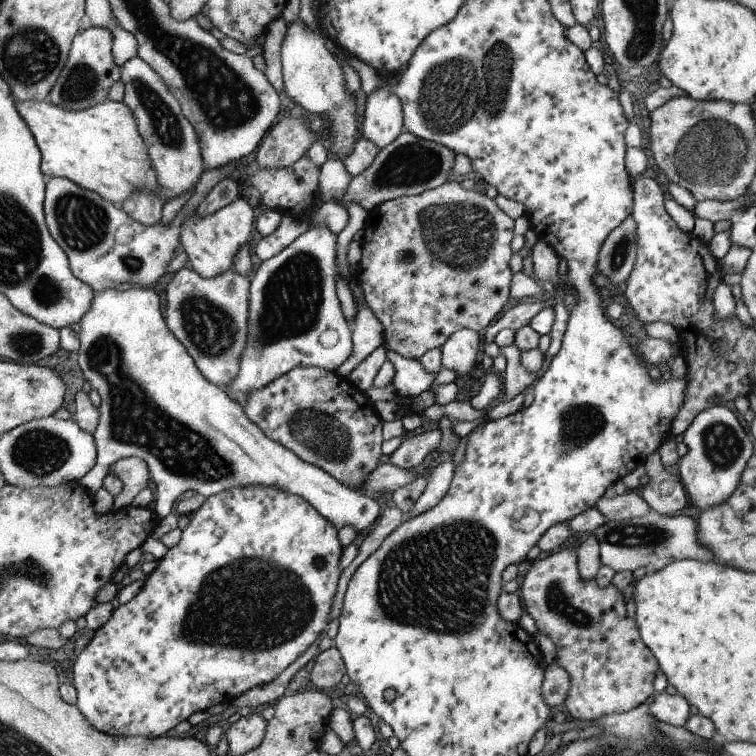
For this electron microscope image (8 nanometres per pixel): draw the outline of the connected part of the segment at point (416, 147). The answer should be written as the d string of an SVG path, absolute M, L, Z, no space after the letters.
M403 130L390 144L378 151L374 162L363 173L354 176L348 190L336 202L348 209L348 202L356 200L365 210L371 212L387 200L419 195L438 188L448 180L455 157L455 153L440 143L424 140L410 131Z

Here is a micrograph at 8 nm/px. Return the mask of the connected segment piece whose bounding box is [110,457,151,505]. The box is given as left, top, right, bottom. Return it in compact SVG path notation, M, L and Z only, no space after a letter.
M140 457L122 459L114 463L110 473L123 480L123 492L119 501L122 505L130 504L138 492L148 487L151 479L150 469Z

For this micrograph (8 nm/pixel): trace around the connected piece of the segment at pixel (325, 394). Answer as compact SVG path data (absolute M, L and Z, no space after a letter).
M317 366L294 367L289 373L279 376L254 392L244 410L247 417L254 421L267 437L295 452L303 461L318 465L338 482L351 486L354 490L357 490L365 476L370 474L370 471L373 472L379 463L384 421L377 413L375 402L345 377L330 370Z

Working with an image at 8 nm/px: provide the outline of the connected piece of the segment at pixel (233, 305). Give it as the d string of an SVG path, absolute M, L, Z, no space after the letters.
M190 267L176 271L166 288L166 320L170 330L185 345L206 380L222 390L226 390L241 370L241 359L250 336L250 288L251 277L234 270L205 279Z

